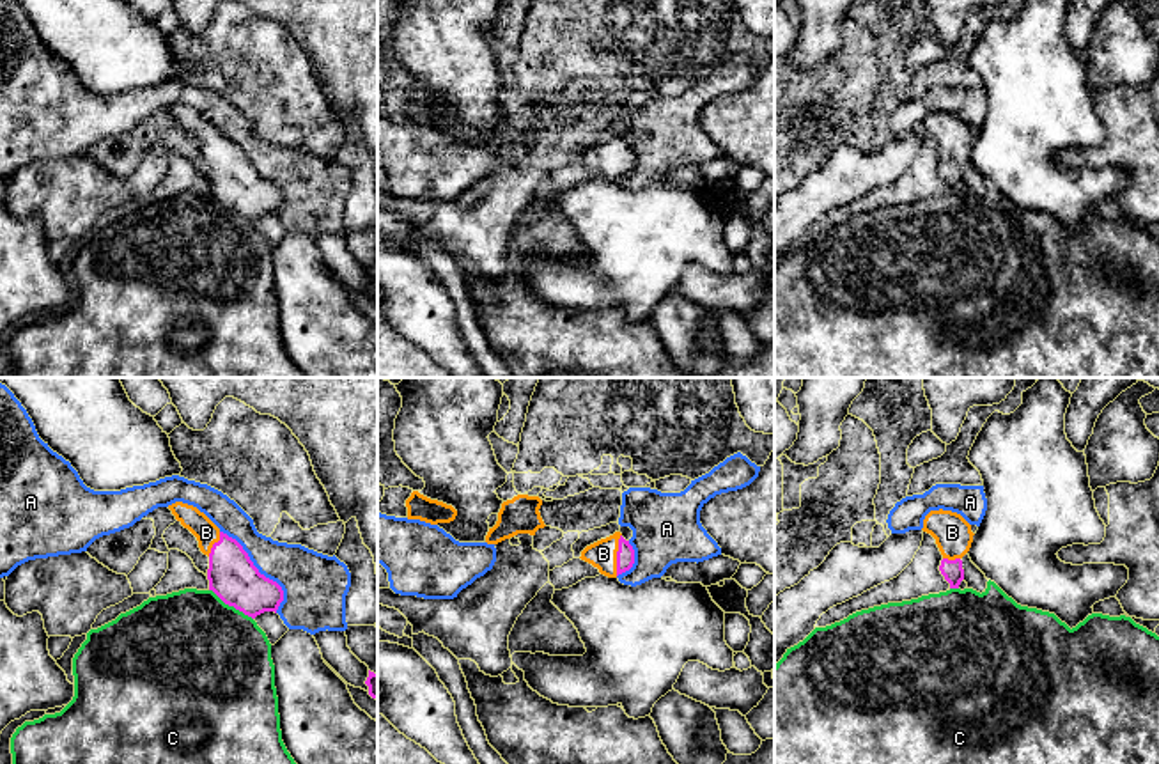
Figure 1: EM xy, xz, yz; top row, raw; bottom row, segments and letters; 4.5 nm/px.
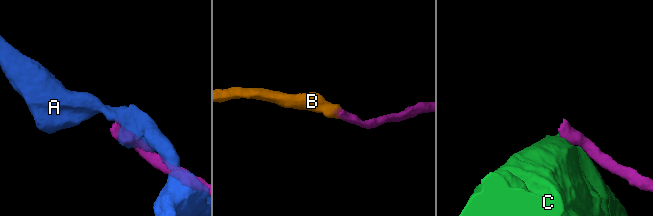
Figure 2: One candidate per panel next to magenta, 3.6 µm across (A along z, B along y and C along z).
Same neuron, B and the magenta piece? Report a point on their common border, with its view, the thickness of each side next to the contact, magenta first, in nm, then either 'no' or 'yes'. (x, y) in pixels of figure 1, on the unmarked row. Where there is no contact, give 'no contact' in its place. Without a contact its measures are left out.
xz (617, 158) | 80/130 nm | yes

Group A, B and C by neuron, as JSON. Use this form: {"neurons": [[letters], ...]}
{"neurons": [["A"], ["B"], ["C"]]}

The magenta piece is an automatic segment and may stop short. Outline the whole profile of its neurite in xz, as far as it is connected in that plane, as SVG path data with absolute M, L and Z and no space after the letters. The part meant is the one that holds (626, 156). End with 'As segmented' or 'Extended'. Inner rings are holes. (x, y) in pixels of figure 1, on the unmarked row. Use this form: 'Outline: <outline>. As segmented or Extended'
Outline: M620 135L601 142L581 154L581 163L592 167L601 177L617 181L634 167L634 152Z. Extended

